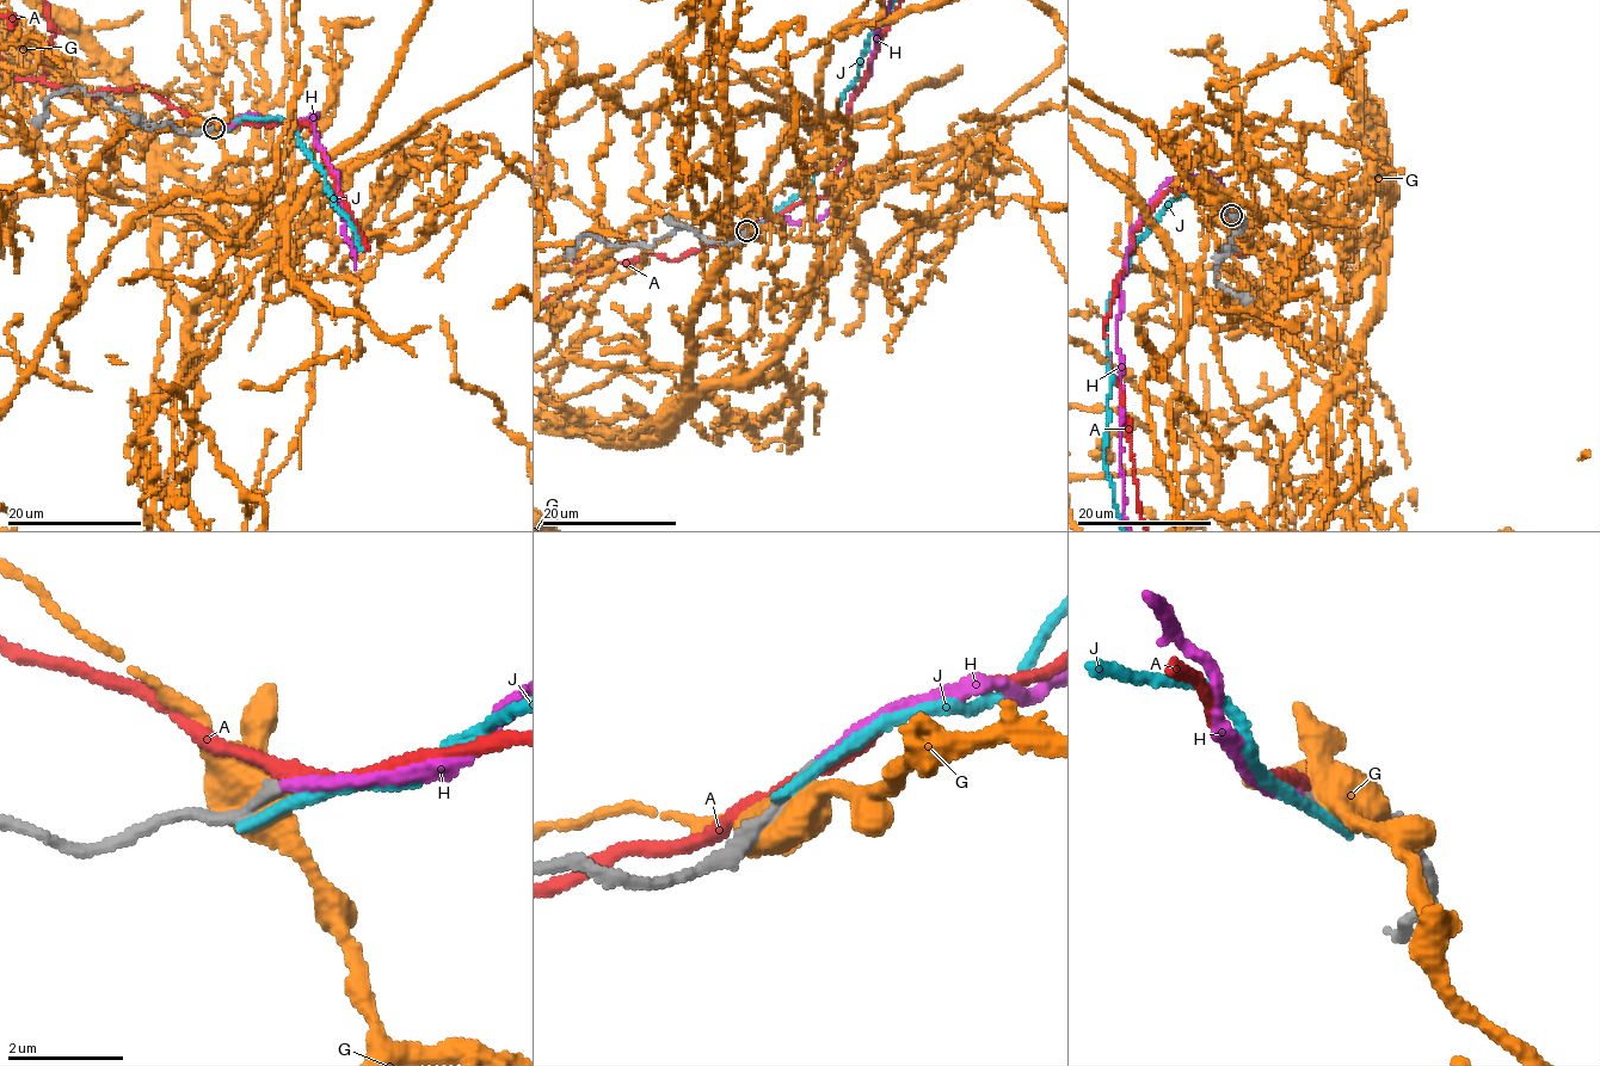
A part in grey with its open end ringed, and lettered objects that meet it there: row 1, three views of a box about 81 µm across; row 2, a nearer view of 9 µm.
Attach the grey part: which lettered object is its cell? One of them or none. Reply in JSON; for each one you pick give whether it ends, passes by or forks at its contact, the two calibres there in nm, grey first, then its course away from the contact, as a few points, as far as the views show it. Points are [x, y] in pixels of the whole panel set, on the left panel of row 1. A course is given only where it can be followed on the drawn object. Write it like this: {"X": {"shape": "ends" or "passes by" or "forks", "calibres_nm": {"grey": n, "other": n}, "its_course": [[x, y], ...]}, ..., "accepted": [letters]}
{"H": {"shape": "ends", "calibres_nm": {"grey": 180, "other": 200}}, "accepted": ["H"]}

